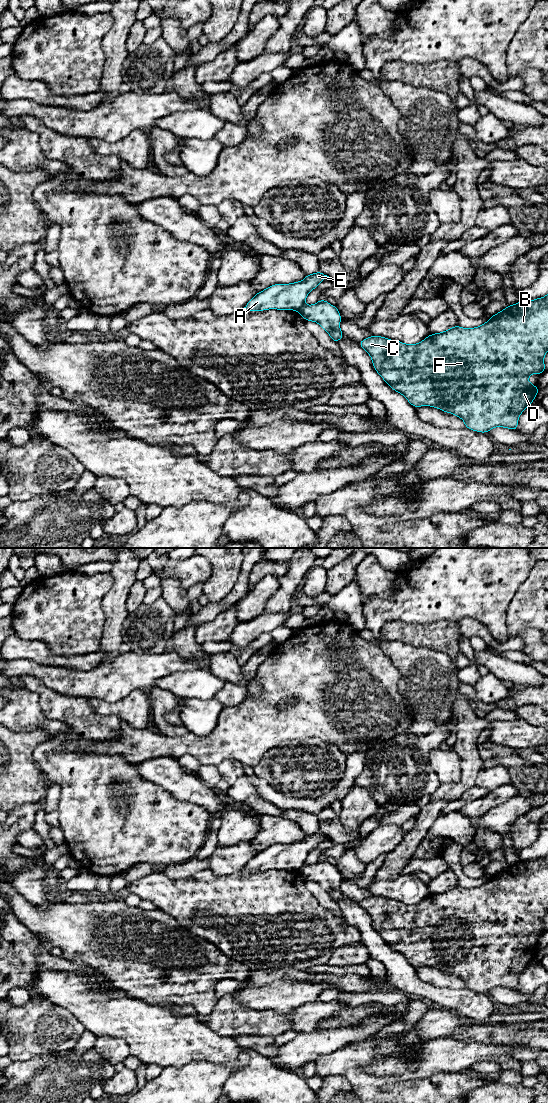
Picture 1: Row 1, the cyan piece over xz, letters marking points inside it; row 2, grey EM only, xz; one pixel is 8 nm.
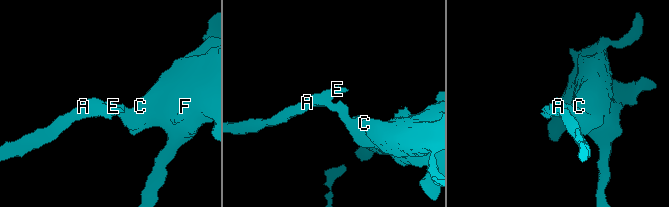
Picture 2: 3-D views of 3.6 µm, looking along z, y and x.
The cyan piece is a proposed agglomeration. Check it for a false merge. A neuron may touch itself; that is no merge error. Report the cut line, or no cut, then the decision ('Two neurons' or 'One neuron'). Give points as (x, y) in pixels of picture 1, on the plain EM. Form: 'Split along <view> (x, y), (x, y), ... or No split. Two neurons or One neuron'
Split along xz (304, 865), (297, 870). Two neurons

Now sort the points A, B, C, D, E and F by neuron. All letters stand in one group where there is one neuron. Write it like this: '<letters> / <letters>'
A E / B C D F

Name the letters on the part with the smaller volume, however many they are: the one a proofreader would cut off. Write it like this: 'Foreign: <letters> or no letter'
Foreign: A, E

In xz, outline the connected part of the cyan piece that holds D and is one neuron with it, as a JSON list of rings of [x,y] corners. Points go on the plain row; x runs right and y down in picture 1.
[[[548,854],[542,858],[508,865],[502,871],[491,876],[486,883],[478,887],[461,888],[457,885],[441,893],[430,894],[418,904],[405,904],[398,900],[374,895],[358,902],[358,904],[370,915],[374,929],[383,938],[385,943],[394,951],[403,955],[415,968],[427,965],[441,969],[446,973],[452,973],[464,981],[466,988],[476,992],[487,993],[494,987],[509,988],[517,991],[519,976],[534,961],[539,952],[538,947],[530,943],[528,938],[531,934],[542,934],[546,930],[544,916],[548,912]]]

